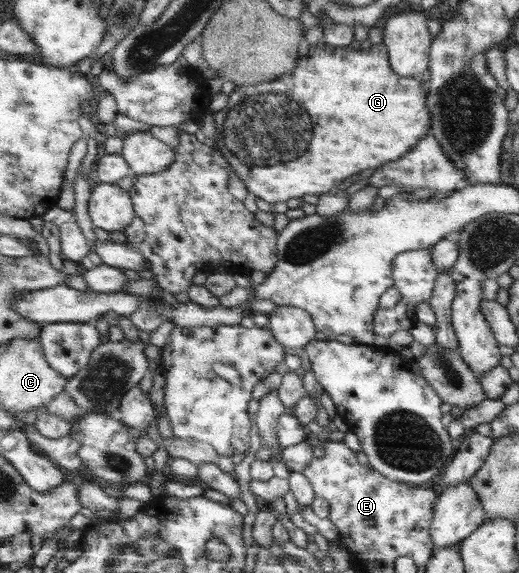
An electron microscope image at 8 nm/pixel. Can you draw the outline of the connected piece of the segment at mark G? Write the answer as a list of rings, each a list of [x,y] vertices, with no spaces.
[[[322,43],[311,46],[310,53],[299,58],[298,67],[294,69],[294,73],[286,73],[286,77],[280,77],[278,81],[270,81],[270,83],[260,83],[260,85],[242,85],[237,87],[236,91],[229,95],[230,101],[226,108],[220,112],[220,116],[216,115],[216,129],[213,133],[214,142],[217,146],[216,153],[225,163],[230,173],[235,172],[241,177],[246,187],[259,199],[268,202],[270,205],[278,203],[278,201],[290,201],[296,197],[304,197],[304,195],[316,195],[332,191],[334,187],[338,187],[344,179],[364,171],[364,169],[378,169],[388,161],[396,161],[404,157],[409,151],[417,147],[420,140],[429,134],[431,125],[431,113],[427,108],[427,85],[422,83],[417,77],[407,77],[398,75],[393,70],[393,66],[389,60],[389,50],[385,44],[374,44],[370,50],[354,50],[350,46],[334,48],[330,45]]]

